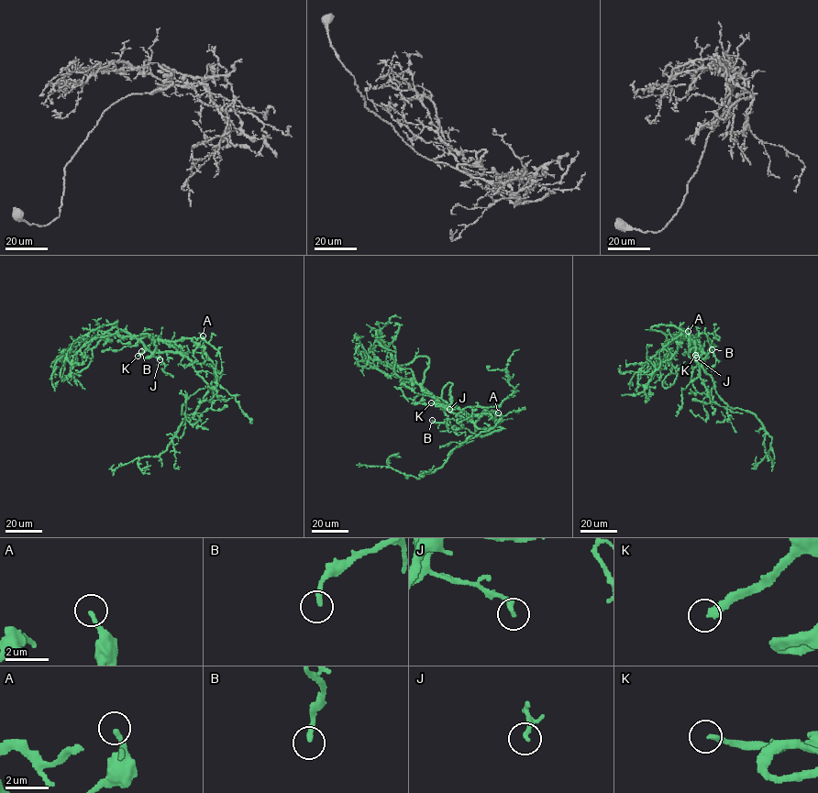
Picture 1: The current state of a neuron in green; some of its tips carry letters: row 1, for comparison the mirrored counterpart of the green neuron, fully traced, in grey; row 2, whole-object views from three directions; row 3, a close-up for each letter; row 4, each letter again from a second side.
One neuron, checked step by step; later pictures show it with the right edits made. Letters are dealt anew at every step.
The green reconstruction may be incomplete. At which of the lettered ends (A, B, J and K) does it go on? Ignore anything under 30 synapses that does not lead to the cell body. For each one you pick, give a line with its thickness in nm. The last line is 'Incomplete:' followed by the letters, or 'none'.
K: Thickness 240 nm
Incomplete: K

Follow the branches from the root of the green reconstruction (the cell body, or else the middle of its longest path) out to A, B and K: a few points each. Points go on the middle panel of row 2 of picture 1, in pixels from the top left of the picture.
A: (480, 428), (467, 420), (460, 410), (480, 406), (498, 413)
B: (480, 428), (467, 420), (461, 410), (453, 408), (445, 411), (447, 416), (443, 423), (432, 420)
K: (480, 428), (441, 404), (431, 402)

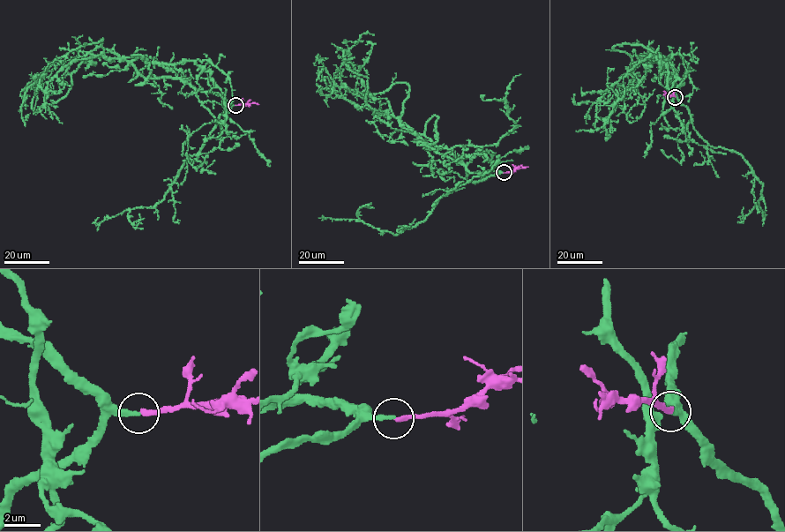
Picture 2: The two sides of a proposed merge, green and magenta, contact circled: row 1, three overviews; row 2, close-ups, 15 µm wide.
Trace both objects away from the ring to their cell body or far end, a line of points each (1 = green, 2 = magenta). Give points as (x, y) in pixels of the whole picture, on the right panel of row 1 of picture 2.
1: (675, 97), (684, 83), (647, 56), (635, 88), (644, 108), (630, 122), (635, 104)
2: (675, 97), (663, 95)

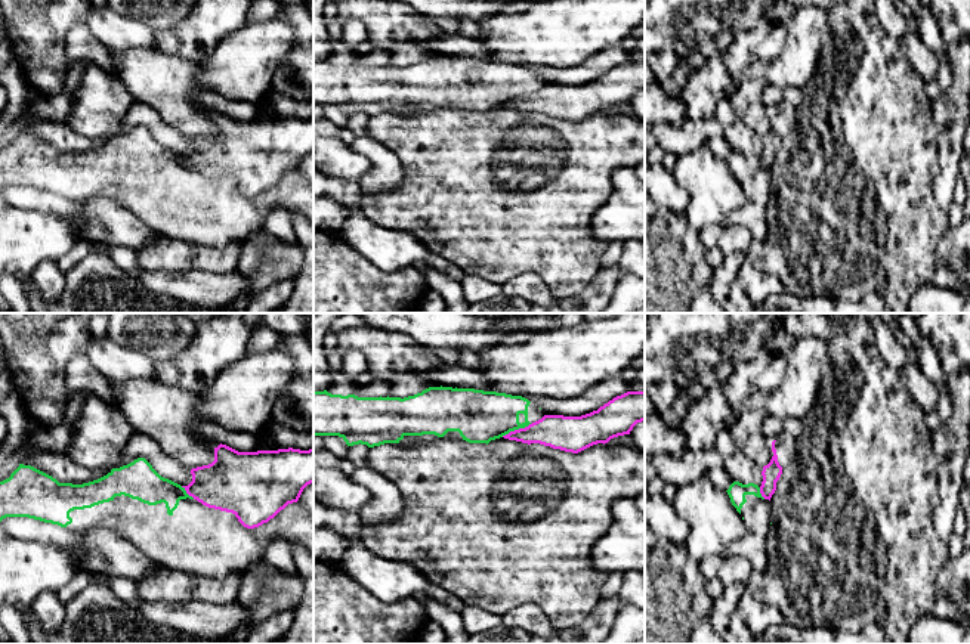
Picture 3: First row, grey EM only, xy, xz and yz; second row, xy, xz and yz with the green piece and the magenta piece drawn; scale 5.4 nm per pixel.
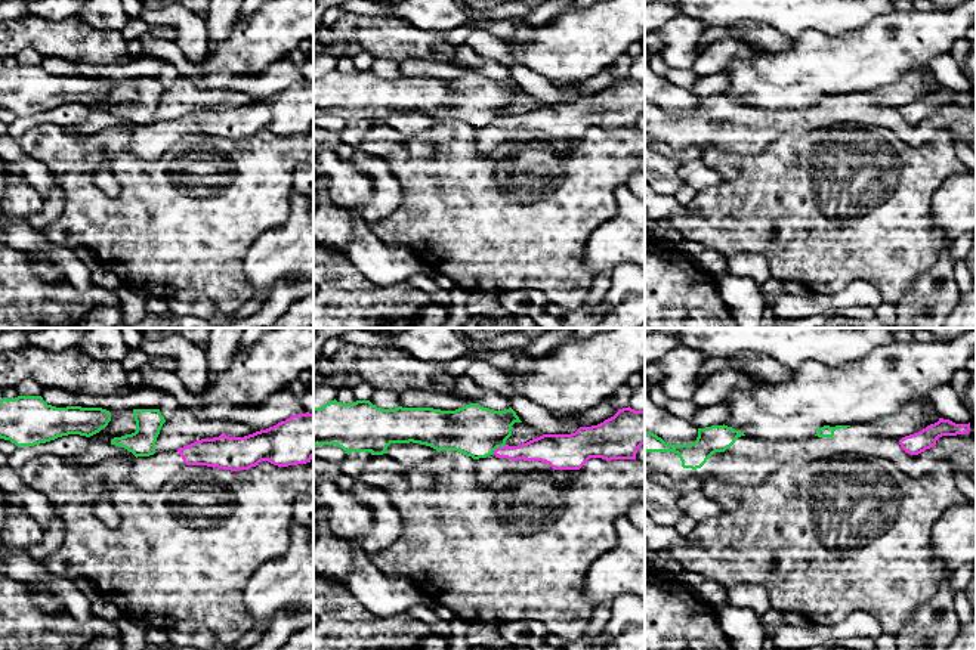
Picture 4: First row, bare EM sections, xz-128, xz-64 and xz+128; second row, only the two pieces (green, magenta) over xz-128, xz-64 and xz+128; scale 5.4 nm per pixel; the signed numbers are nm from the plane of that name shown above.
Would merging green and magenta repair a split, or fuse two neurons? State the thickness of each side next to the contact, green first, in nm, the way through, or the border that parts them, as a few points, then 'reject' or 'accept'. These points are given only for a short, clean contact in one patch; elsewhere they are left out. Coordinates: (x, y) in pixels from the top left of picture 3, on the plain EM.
calibres 280 and 190 nm; border xz (530, 92), (502, 105); reject

